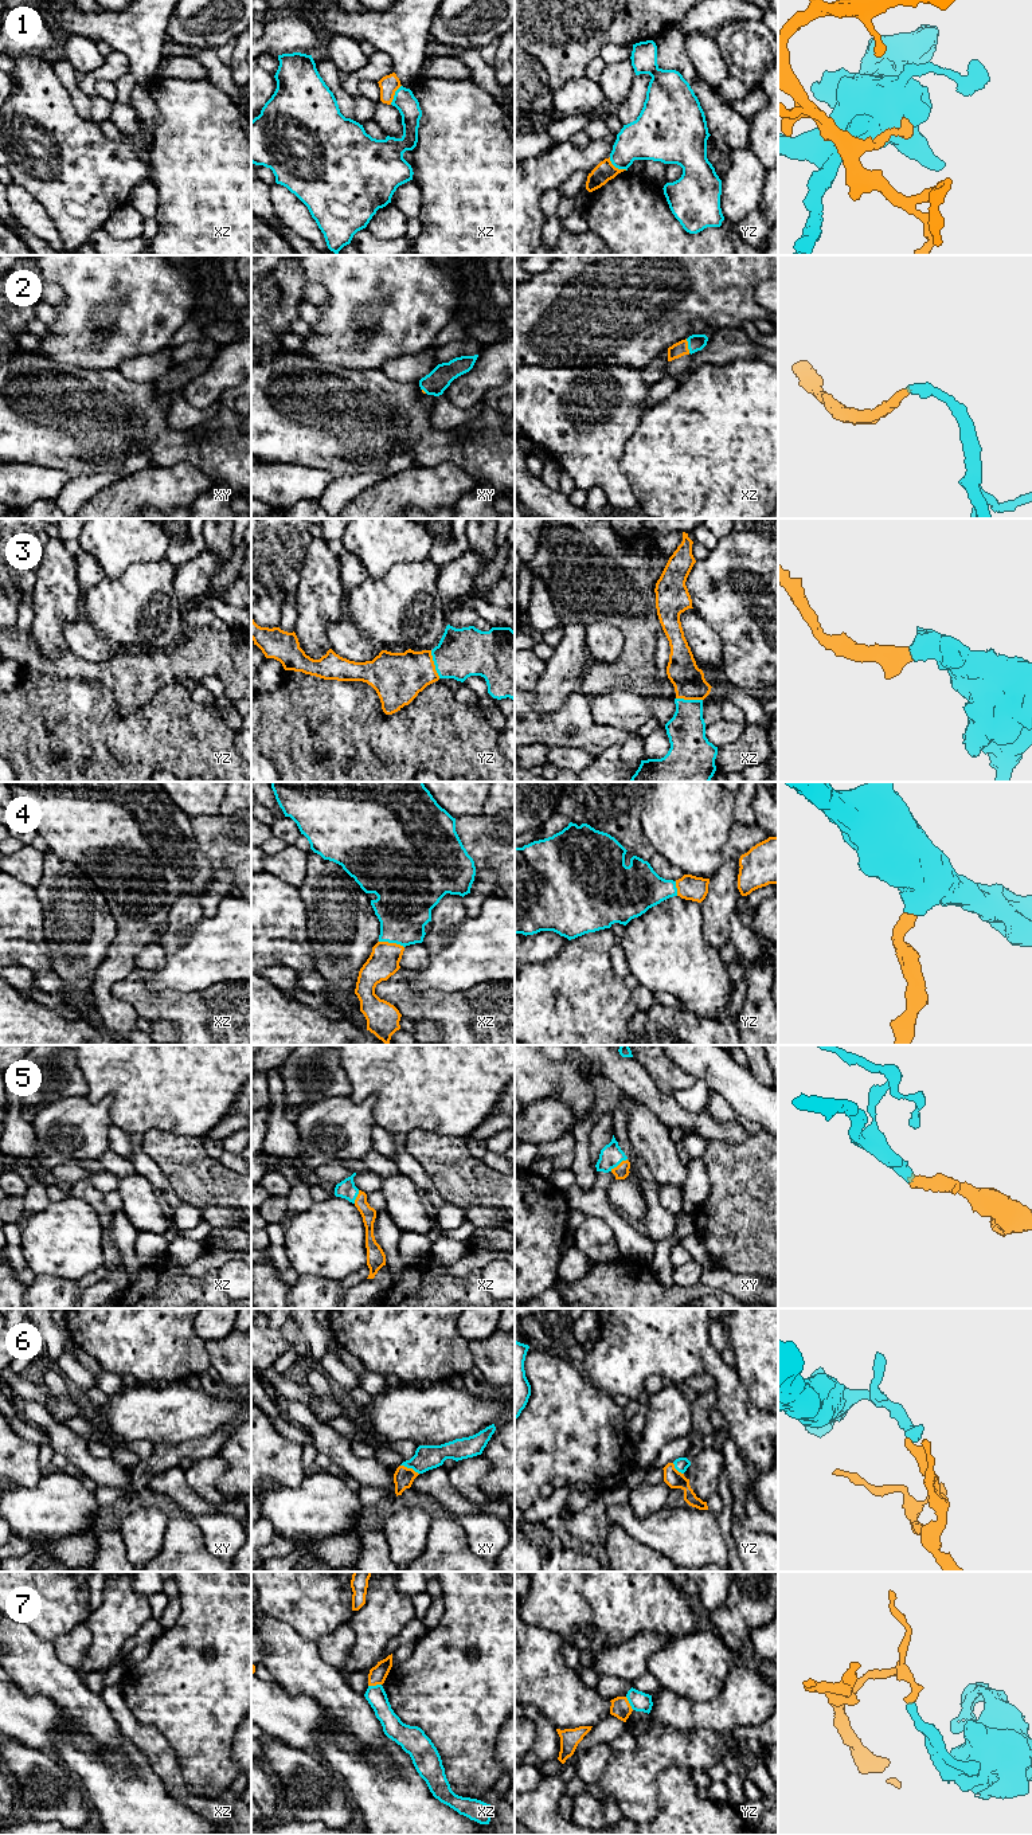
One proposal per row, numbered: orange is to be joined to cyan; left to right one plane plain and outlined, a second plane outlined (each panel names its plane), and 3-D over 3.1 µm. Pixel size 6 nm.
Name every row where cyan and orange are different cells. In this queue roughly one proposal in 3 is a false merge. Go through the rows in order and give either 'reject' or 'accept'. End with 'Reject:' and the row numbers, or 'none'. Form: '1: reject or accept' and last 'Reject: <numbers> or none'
1: reject
2: accept
3: accept
4: accept
5: accept
6: accept
7: reject
Reject: 1, 7

